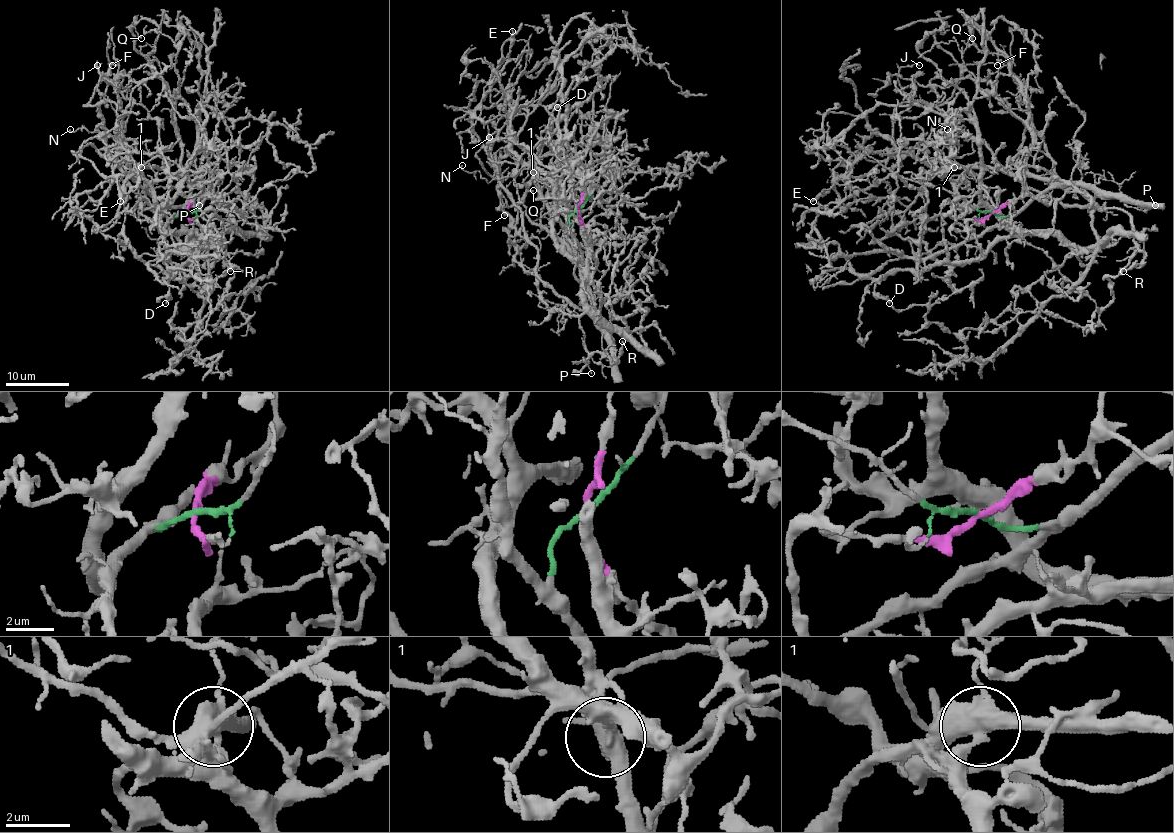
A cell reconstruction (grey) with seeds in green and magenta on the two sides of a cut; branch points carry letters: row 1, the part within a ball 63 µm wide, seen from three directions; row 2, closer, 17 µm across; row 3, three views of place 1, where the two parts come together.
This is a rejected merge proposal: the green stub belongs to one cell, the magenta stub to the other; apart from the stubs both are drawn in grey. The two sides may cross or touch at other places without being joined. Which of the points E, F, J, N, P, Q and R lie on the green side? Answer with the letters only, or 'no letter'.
E, F, J, N, P, Q

